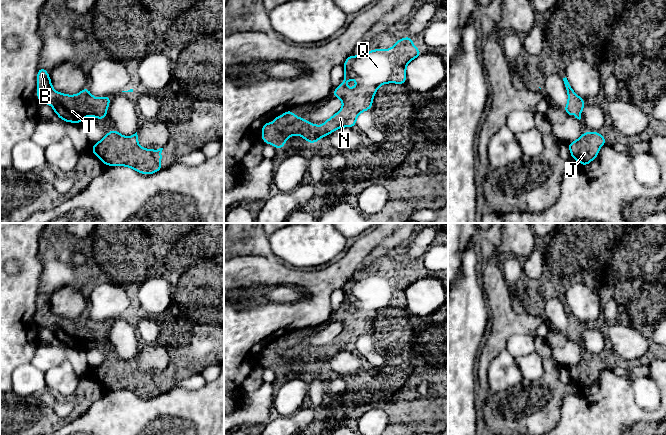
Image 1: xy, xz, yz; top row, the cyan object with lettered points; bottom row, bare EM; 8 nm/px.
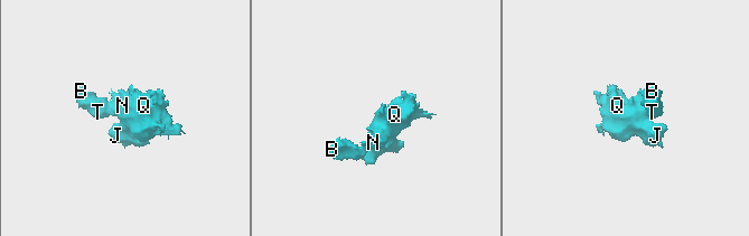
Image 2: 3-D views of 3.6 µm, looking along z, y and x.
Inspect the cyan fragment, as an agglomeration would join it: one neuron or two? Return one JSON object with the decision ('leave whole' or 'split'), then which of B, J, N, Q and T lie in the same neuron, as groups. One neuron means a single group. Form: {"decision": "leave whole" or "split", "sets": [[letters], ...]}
{"decision": "leave whole", "sets": [["B", "J", "N", "Q", "T"]]}

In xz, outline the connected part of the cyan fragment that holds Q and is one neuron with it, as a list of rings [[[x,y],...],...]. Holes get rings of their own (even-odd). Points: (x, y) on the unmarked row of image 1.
[[[410,260],[396,264],[395,270],[386,274],[374,273],[356,281],[350,279],[342,288],[345,300],[342,307],[332,316],[332,321],[338,321],[343,326],[340,335],[323,345],[324,350],[312,349],[296,341],[291,334],[286,334],[281,342],[278,338],[274,347],[262,349],[261,363],[265,368],[272,368],[276,373],[285,372],[285,365],[292,359],[301,359],[308,367],[317,367],[320,361],[327,361],[341,351],[356,351],[357,340],[366,334],[371,334],[374,318],[379,310],[385,307],[406,307],[407,288],[423,276],[411,268]],[[356,302],[357,309],[348,313],[345,308]]]

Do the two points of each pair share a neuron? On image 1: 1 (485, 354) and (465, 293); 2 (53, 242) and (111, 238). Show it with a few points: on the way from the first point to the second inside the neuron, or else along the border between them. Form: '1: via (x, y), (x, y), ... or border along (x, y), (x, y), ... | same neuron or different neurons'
1: border along (482, 345), (477, 357) | different neurons
2: via (67, 242), (97, 243) | same neuron

